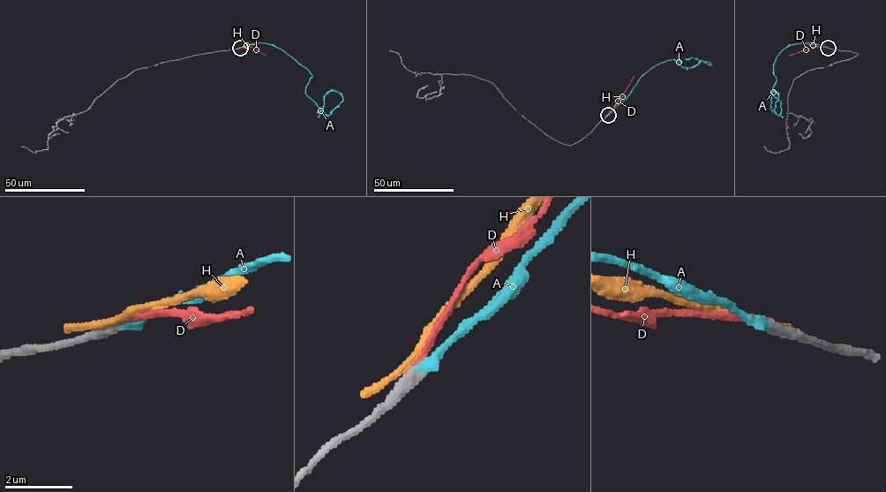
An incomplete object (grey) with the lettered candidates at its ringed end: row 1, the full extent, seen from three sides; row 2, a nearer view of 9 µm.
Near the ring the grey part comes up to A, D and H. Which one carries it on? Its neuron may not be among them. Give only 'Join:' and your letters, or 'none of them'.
Join: A

